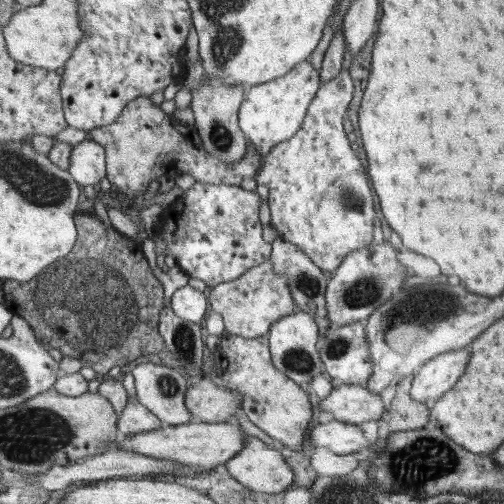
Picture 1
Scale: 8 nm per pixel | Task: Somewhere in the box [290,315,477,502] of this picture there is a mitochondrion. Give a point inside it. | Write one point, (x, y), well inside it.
(421, 460)

